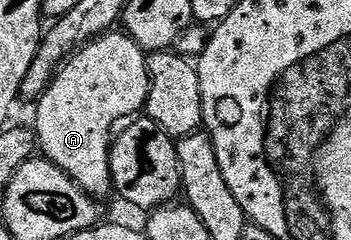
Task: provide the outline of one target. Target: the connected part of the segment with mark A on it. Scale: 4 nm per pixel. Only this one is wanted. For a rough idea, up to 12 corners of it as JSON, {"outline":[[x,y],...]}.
{"outline":[[99,34],[37,99],[41,157],[95,200],[145,107],[147,51]]}

